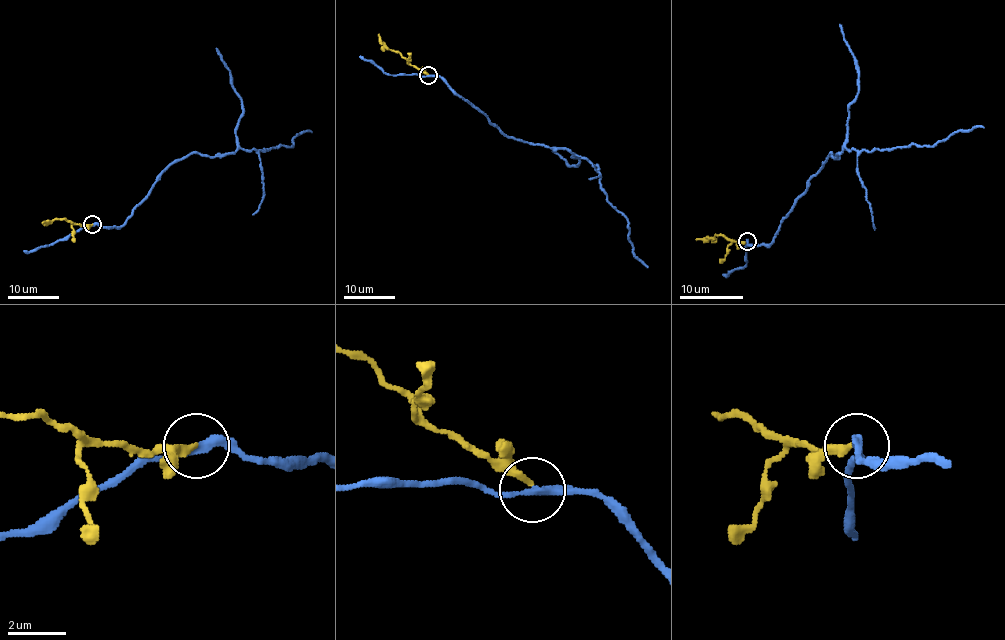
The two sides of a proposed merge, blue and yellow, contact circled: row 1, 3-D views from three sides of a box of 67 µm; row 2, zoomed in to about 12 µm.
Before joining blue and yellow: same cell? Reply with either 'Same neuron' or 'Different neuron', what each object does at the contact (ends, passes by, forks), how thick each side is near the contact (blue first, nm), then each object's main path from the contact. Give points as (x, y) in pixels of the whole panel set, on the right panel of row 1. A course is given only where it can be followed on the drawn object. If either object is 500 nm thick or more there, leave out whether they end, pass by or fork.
Different neuron. At the ring blue passes by. At the ring yellow ends. Thickness 260 nm (blue) against 280 nm. Course of blue: (747, 241), (770, 243), (830, 152), (835, 157), (845, 148), (935, 146), (955, 132), (984, 127). Course of yellow: (747, 241), (737, 243), (718, 235), (696, 240)

